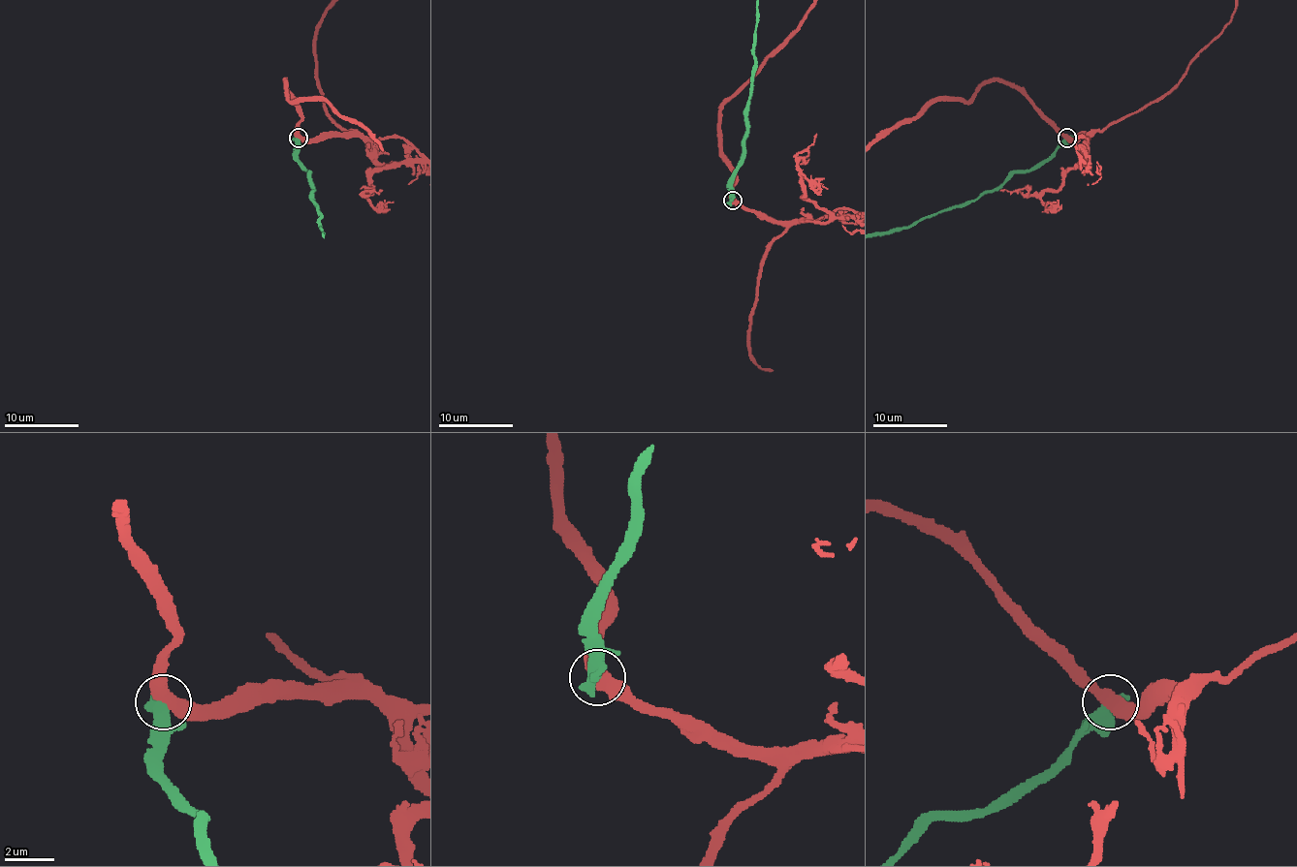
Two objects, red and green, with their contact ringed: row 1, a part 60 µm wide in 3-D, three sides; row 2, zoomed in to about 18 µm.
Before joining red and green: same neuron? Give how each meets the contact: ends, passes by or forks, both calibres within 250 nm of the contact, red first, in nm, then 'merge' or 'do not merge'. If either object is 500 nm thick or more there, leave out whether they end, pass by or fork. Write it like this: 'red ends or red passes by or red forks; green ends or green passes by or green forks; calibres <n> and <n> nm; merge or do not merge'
calibres 500 and 600 nm; do not merge

